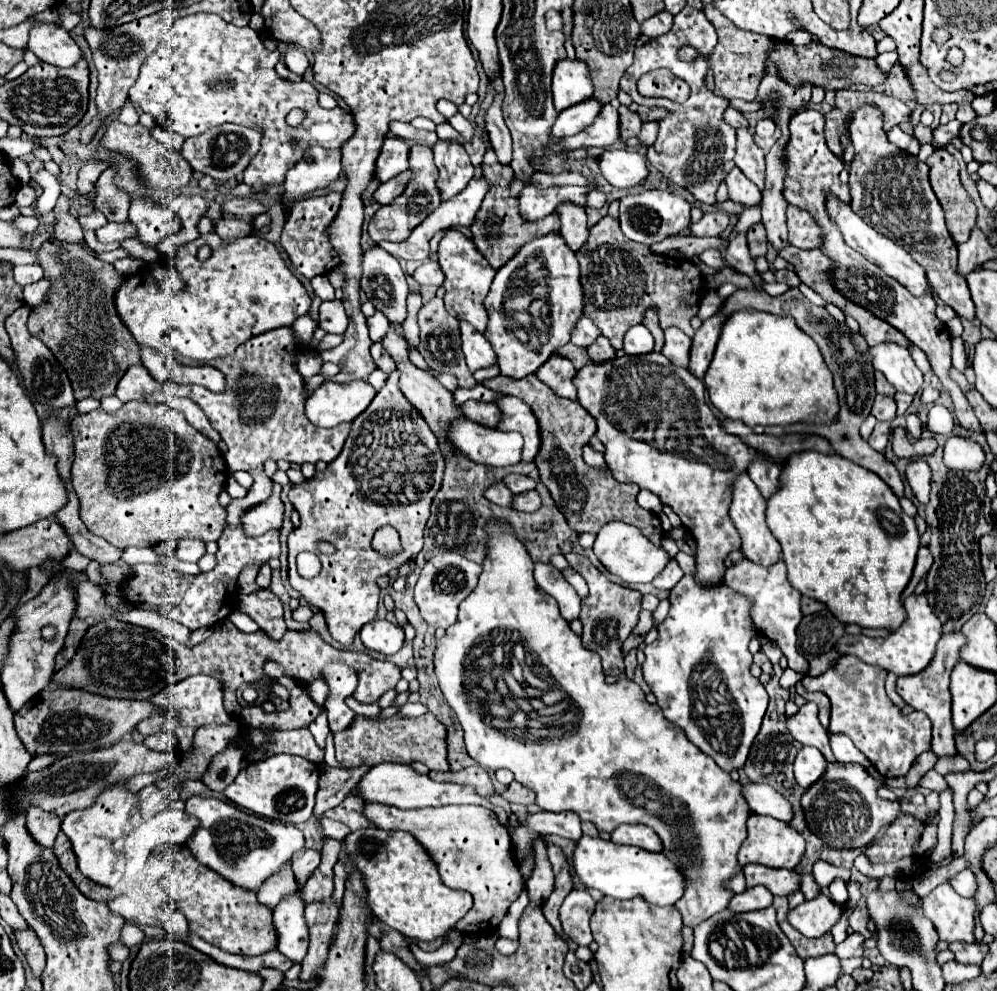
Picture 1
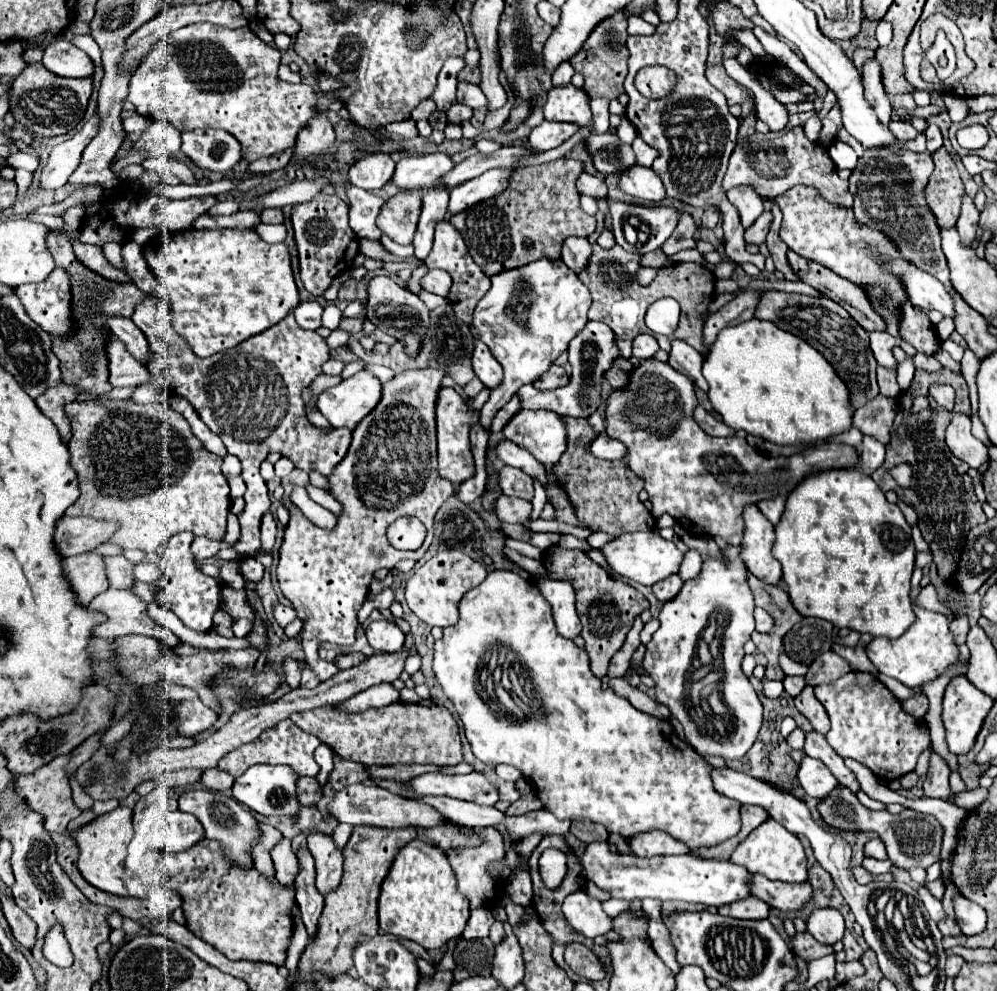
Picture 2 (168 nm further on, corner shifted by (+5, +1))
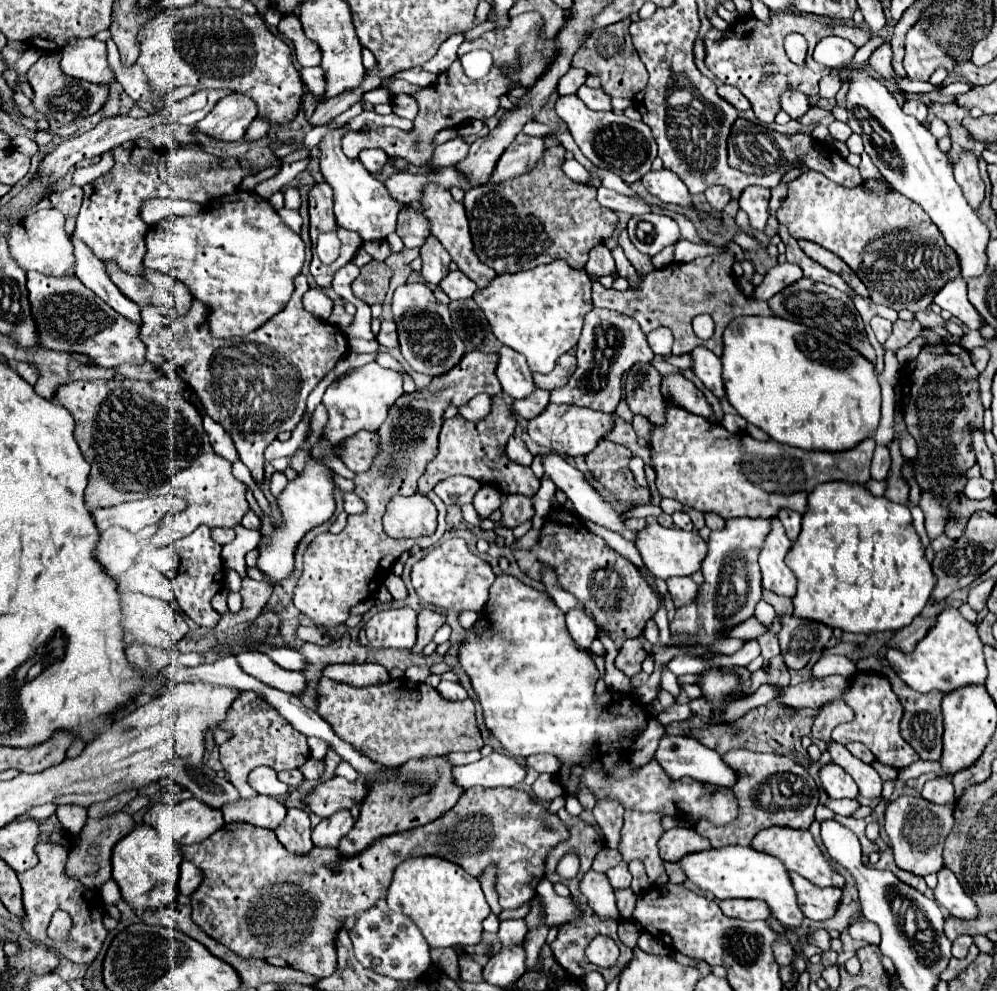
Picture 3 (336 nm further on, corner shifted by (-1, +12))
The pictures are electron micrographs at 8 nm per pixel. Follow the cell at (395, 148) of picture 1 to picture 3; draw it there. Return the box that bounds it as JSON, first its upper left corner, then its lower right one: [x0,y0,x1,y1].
[360,148,388,172]

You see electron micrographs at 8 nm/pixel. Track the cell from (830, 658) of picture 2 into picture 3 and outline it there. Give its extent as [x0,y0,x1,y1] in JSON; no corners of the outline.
[856,654,942,760]

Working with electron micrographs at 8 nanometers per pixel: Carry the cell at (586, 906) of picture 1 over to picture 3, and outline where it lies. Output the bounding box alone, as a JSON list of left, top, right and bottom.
[580,870,620,920]

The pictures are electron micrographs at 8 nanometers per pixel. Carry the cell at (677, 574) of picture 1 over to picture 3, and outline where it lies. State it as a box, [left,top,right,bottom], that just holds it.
[666,576,698,608]

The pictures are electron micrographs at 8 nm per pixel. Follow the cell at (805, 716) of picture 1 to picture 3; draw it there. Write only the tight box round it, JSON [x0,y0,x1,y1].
[828,742,882,798]

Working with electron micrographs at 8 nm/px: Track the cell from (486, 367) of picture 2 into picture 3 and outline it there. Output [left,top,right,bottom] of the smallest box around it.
[496,346,536,400]

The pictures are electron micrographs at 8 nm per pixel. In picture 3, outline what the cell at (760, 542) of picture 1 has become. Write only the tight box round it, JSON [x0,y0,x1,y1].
[760,518,796,598]

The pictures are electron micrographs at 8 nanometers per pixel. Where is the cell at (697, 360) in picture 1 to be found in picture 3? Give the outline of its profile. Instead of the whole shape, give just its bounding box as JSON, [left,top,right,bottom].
[754,262,804,300]

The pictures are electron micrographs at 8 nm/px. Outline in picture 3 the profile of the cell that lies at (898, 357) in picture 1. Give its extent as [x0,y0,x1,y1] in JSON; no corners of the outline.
[870,316,892,344]

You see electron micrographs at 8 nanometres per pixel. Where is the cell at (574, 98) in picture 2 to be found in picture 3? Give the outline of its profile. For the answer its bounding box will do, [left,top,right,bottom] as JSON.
[556,94,656,184]

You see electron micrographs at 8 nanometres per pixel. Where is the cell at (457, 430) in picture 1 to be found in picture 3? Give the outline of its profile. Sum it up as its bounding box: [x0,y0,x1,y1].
[542,454,638,542]

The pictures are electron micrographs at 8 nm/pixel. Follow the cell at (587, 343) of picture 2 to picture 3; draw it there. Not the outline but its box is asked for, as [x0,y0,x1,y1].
[552,308,654,414]

